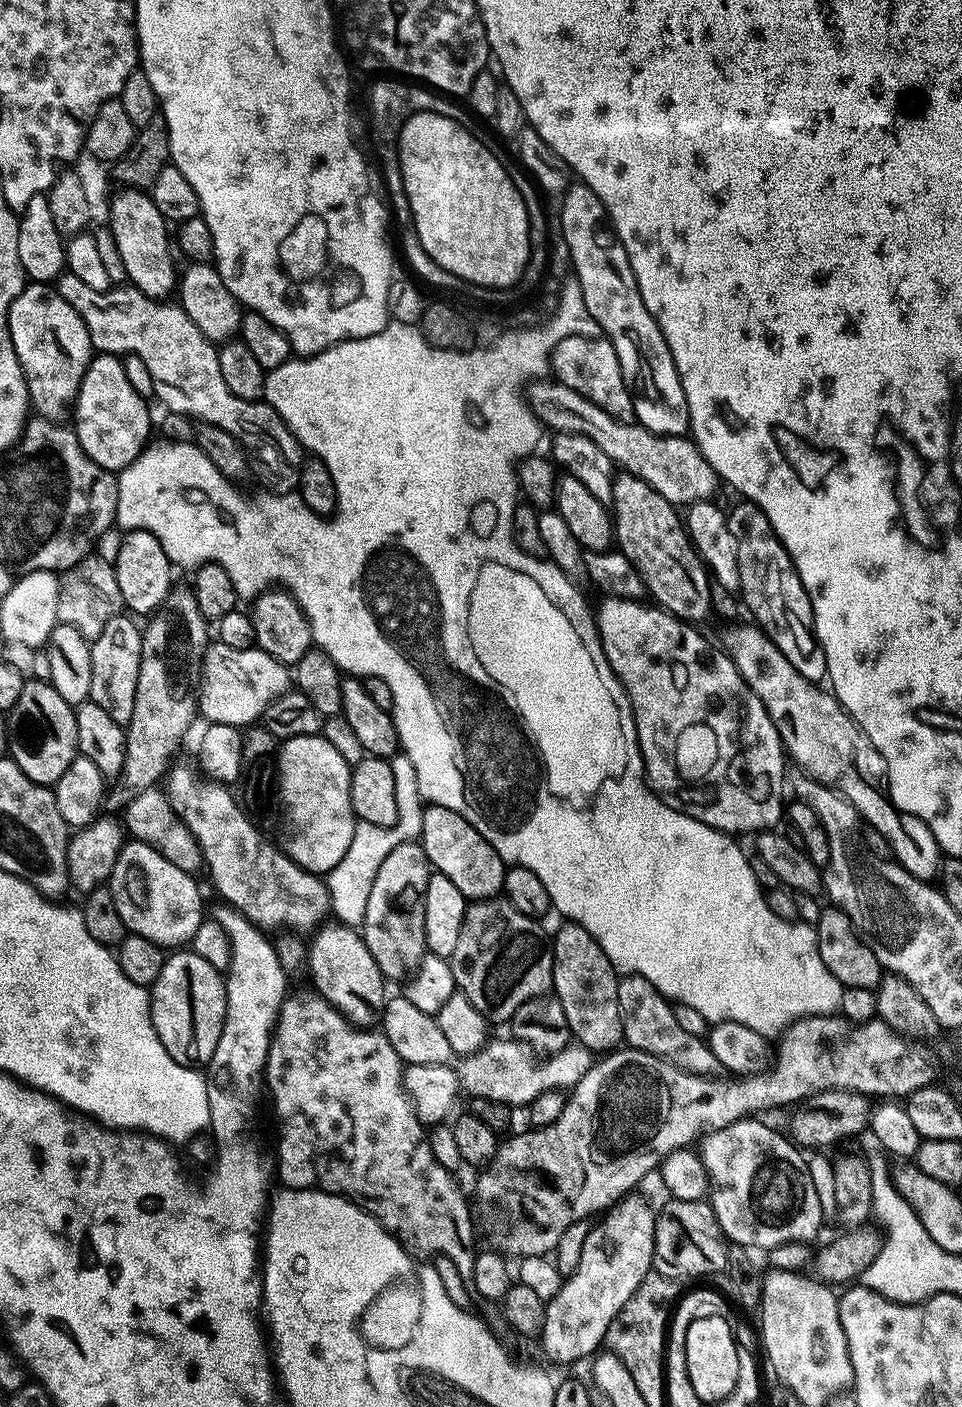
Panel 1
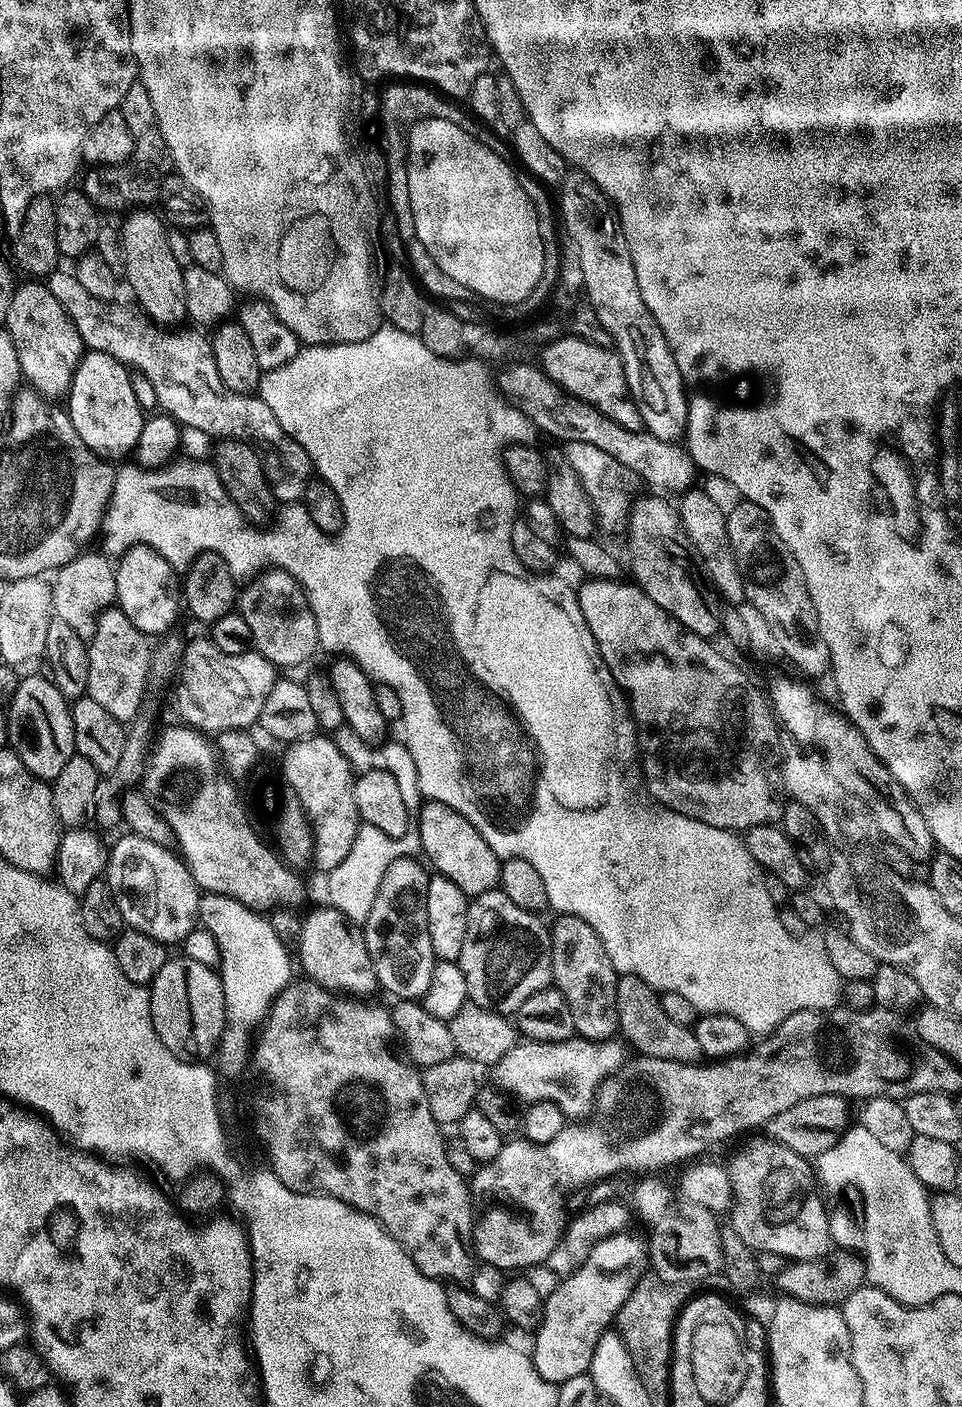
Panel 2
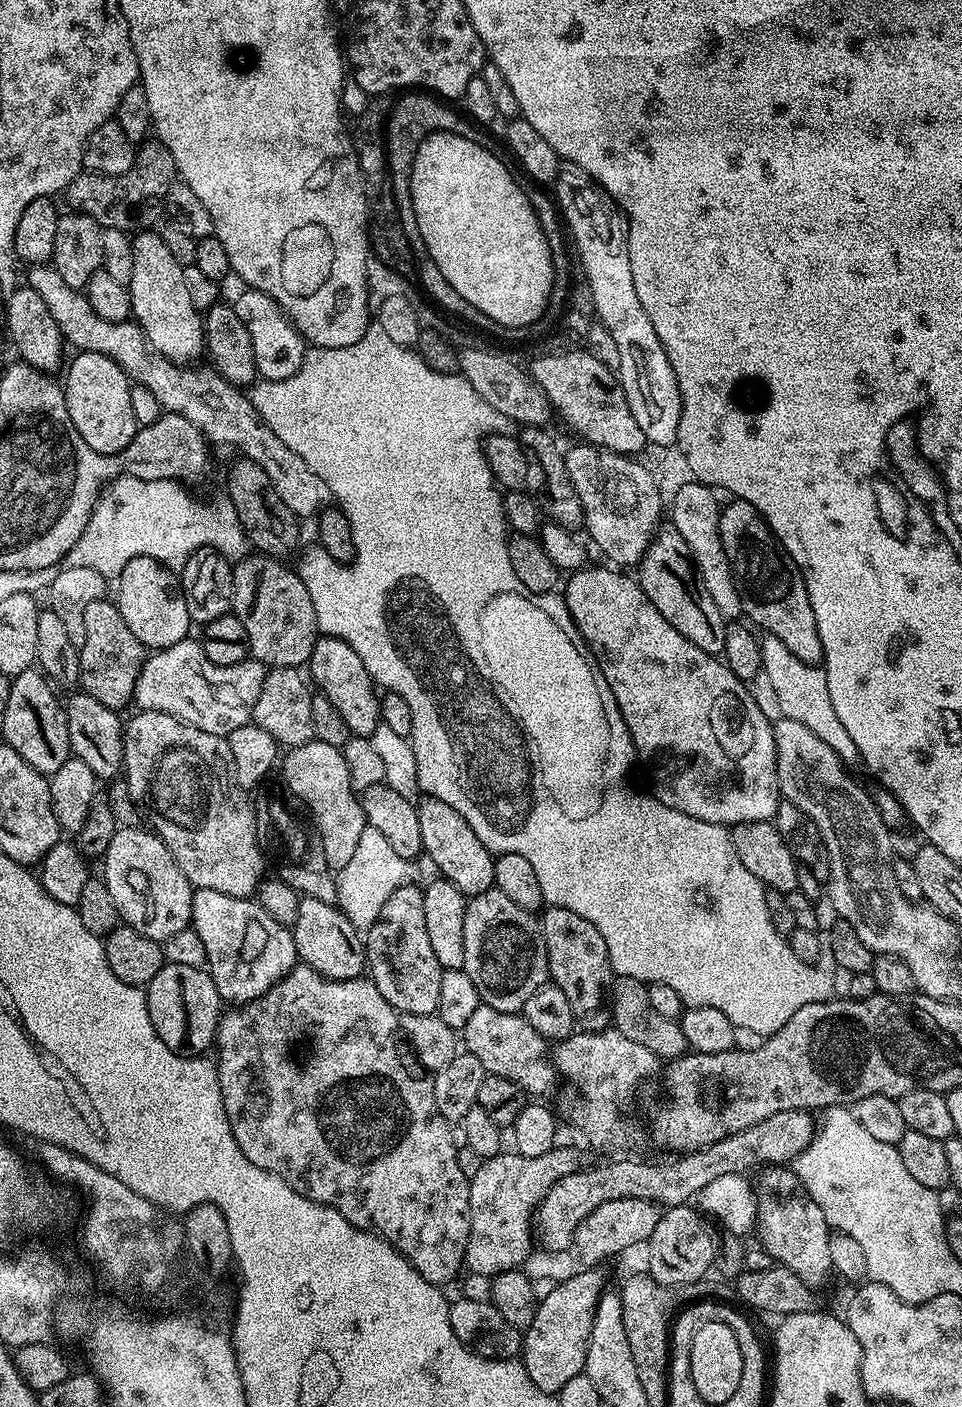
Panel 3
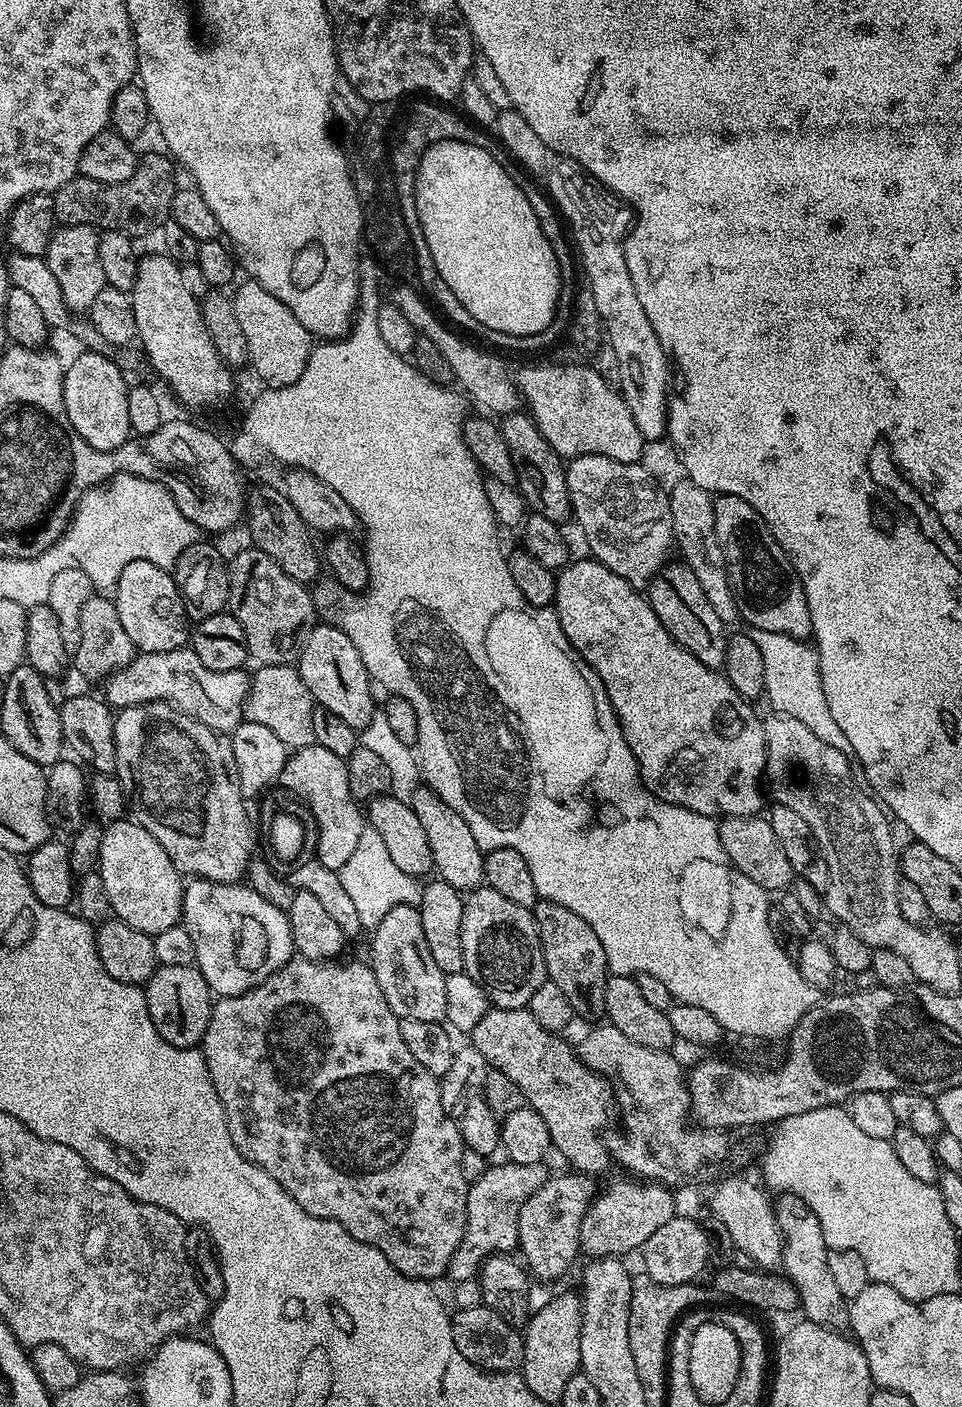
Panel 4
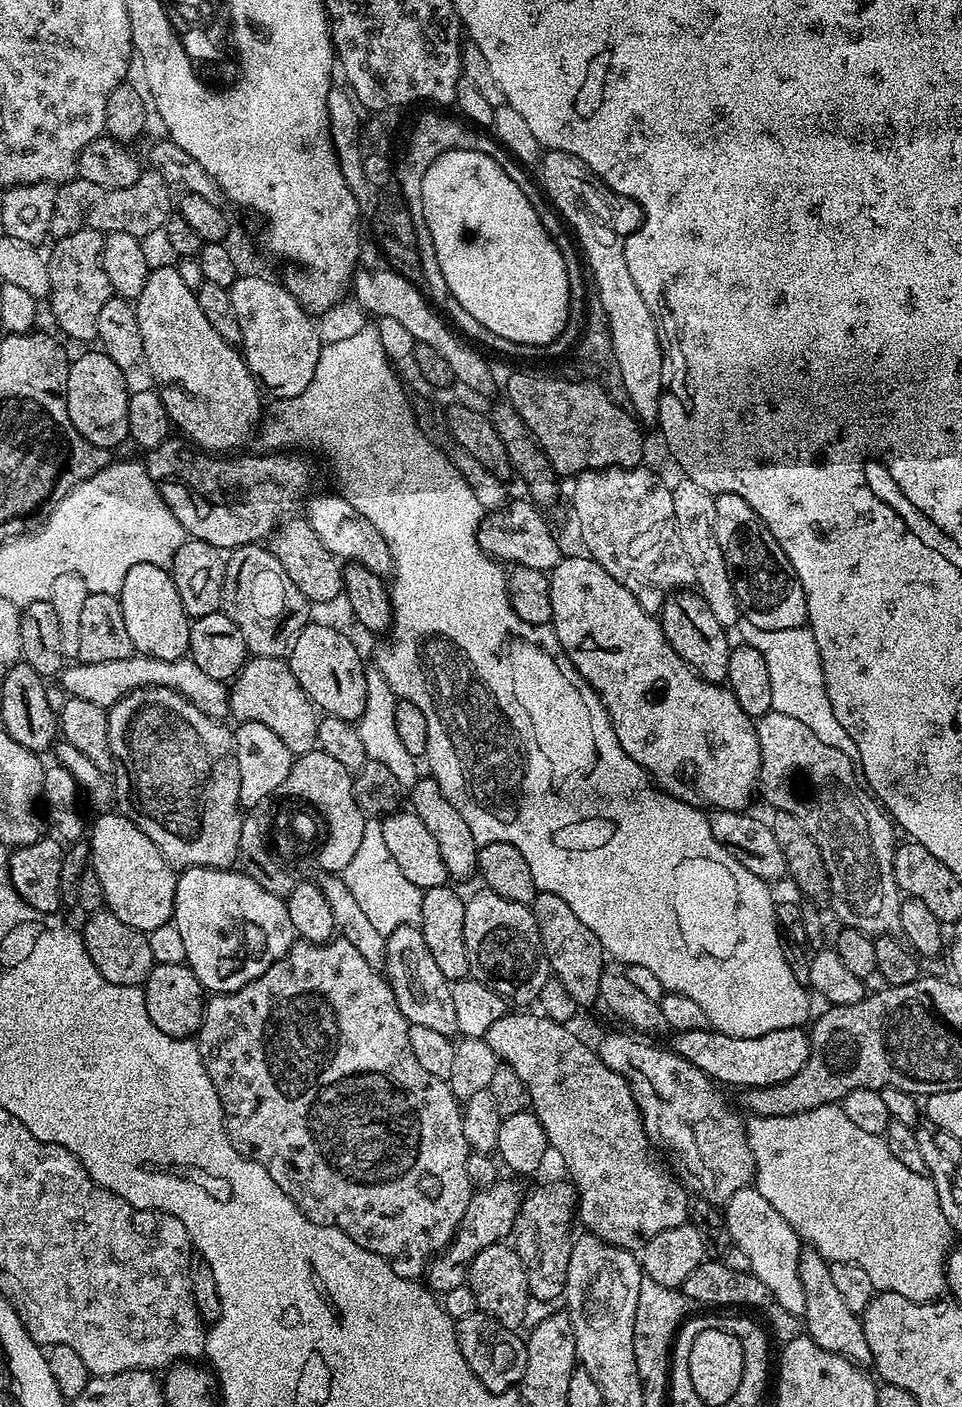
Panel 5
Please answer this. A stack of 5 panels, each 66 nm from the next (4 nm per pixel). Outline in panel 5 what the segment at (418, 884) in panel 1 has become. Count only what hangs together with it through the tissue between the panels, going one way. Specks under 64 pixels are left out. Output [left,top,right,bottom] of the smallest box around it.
[384,925,457,1037]

